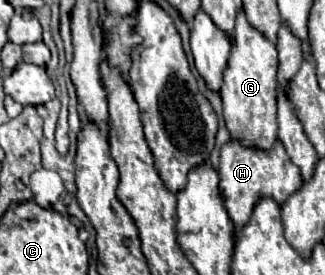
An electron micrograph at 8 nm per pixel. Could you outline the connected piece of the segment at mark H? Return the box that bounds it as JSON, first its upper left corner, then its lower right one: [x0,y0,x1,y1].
[218,140,302,230]

